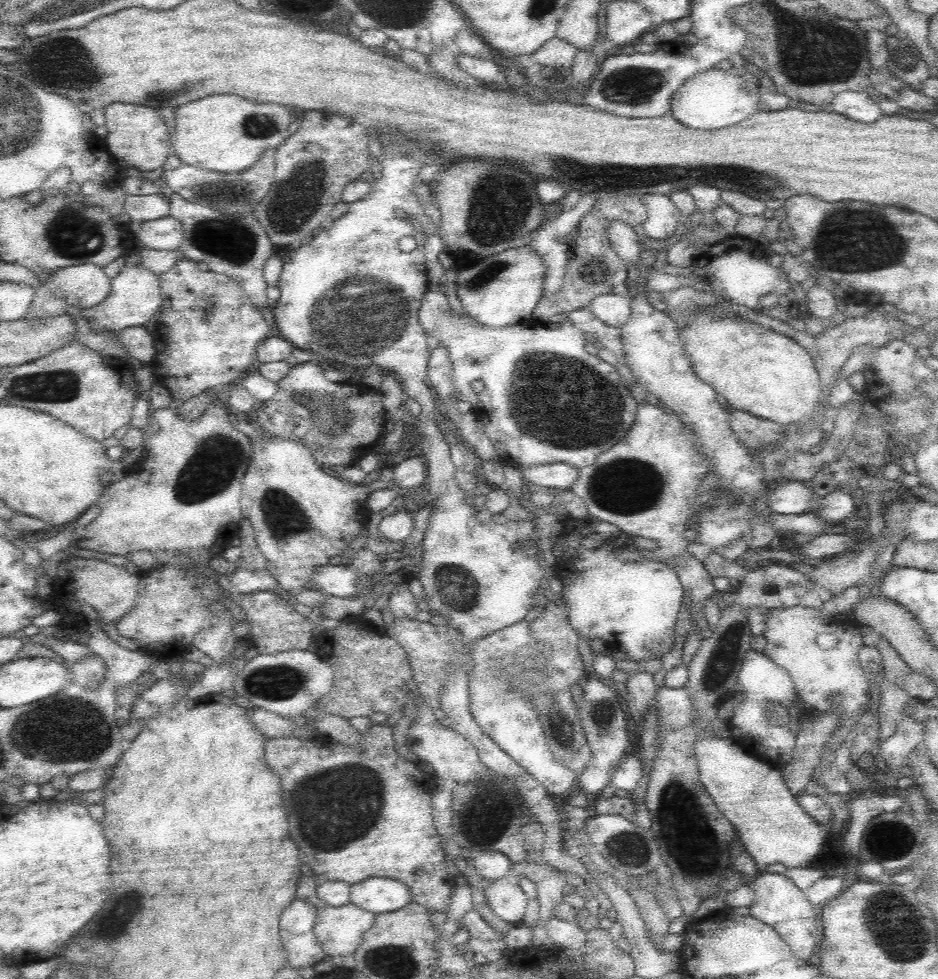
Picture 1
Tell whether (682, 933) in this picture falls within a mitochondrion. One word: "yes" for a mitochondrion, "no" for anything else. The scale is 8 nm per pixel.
no

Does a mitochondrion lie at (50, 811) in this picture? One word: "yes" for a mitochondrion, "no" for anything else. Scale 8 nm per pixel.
no

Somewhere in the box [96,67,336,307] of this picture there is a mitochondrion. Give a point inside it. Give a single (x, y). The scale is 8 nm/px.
(295, 200)

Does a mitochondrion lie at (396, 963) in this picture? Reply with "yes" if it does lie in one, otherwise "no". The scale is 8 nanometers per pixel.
yes

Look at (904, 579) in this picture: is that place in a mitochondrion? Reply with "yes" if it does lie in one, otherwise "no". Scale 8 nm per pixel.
no

